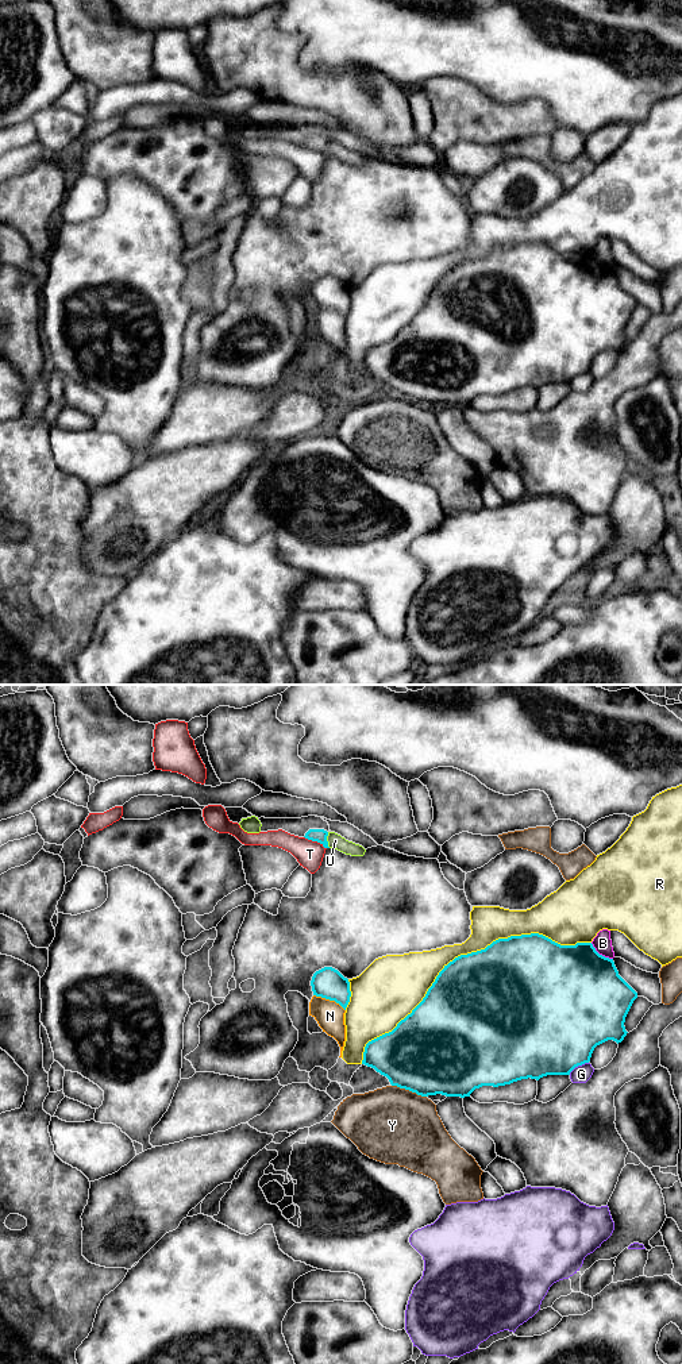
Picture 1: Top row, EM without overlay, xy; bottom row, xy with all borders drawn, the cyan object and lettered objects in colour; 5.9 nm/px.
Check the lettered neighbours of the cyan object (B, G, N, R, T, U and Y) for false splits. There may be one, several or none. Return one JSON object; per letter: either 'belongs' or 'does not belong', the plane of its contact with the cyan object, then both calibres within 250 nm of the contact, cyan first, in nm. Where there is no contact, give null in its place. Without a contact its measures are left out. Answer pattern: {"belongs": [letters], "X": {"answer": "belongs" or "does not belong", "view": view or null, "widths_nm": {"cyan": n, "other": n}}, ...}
{"belongs": [], "B": {"answer": "does not belong", "view": "xy", "widths_nm": {"cyan": 500, "other": 110}}, "G": {"answer": "does not belong", "view": "xy", "widths_nm": {"cyan": 500, "other": 110}}, "N": {"answer": "does not belong", "view": "xy", "widths_nm": {"cyan": 180, "other": 170}}, "R": {"answer": "does not belong", "view": "xy", "widths_nm": {"cyan": 500, "other": 200}}, "T": {"answer": "does not belong", "view": "xy", "widths_nm": {"cyan": 80, "other": 160}}, "U": {"answer": "does not belong", "view": "xy", "widths_nm": {"cyan": 80, "other": 90}}, "Y": {"answer": "does not belong", "view": "xy", "widths_nm": {"cyan": 480, "other": 460}}}

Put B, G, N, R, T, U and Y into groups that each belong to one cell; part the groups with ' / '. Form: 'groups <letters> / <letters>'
groups B / G / N / R / T / U / Y

